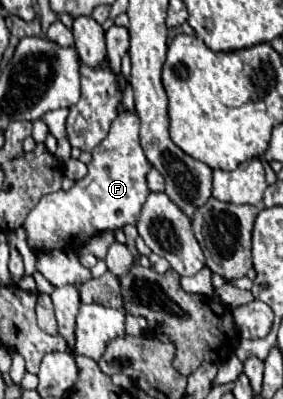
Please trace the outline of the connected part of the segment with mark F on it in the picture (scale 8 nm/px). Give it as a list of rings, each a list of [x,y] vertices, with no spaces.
[[[123,111],[117,115],[117,119],[111,123],[109,135],[93,149],[93,159],[89,163],[89,171],[83,179],[75,181],[69,191],[55,191],[45,195],[27,215],[23,227],[27,229],[27,243],[33,251],[53,251],[59,247],[69,245],[81,245],[93,235],[125,225],[135,225],[139,219],[139,211],[143,209],[143,203],[147,195],[151,193],[147,187],[147,173],[151,169],[151,163],[147,161],[141,145],[139,145],[139,117],[135,113]]]

